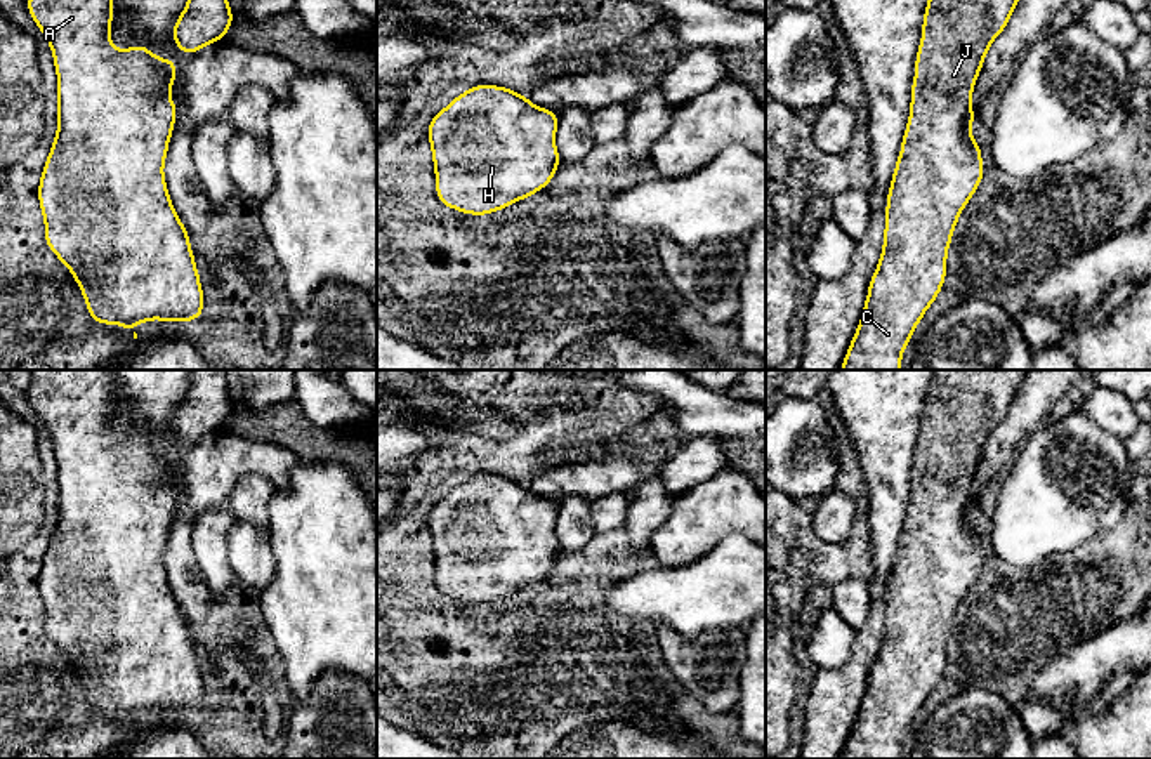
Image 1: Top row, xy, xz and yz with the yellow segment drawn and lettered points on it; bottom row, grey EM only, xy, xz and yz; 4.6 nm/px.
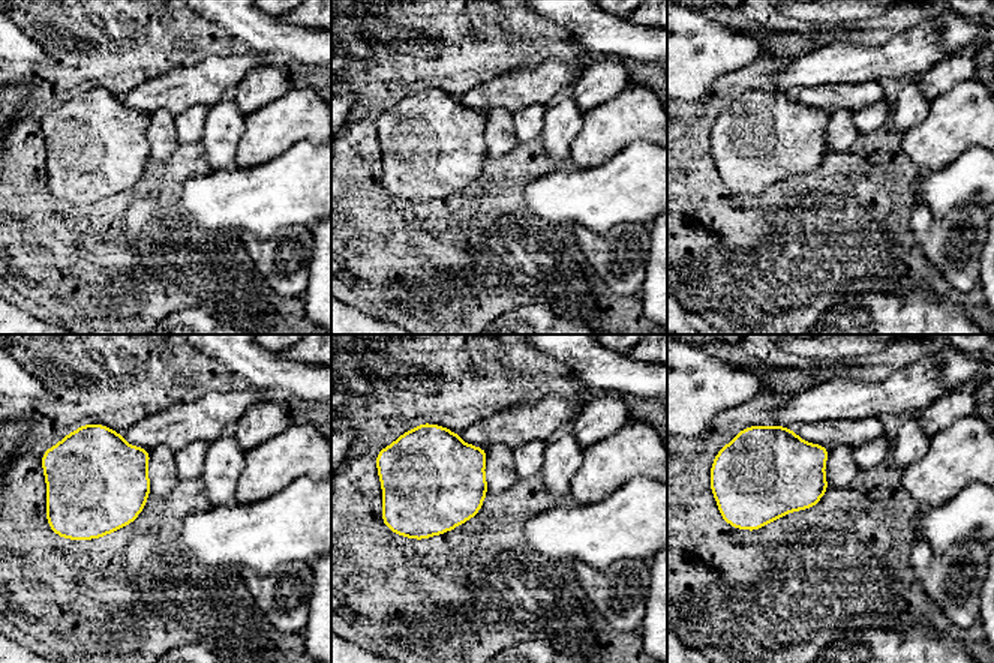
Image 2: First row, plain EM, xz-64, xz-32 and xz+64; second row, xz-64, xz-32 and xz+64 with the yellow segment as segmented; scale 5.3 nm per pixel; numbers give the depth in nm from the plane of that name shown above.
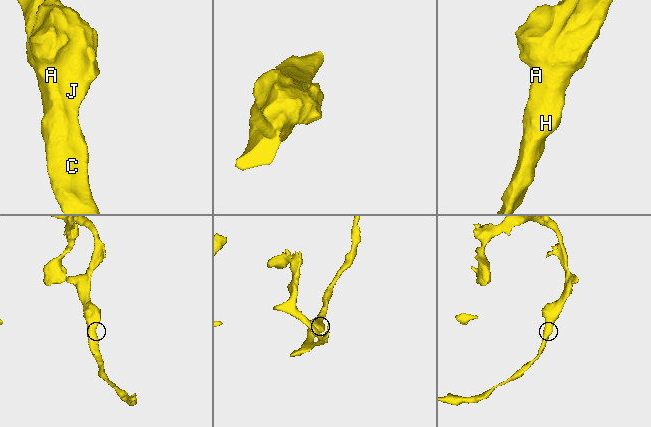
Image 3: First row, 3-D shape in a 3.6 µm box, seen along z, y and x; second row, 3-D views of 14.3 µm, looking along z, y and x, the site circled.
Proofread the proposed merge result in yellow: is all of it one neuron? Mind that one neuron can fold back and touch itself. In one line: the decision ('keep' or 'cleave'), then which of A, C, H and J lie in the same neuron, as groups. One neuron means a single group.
keep; A C H J

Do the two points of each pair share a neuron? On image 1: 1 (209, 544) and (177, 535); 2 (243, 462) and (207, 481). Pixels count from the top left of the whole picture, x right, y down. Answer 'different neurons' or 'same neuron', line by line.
1: different neurons
2: same neuron

